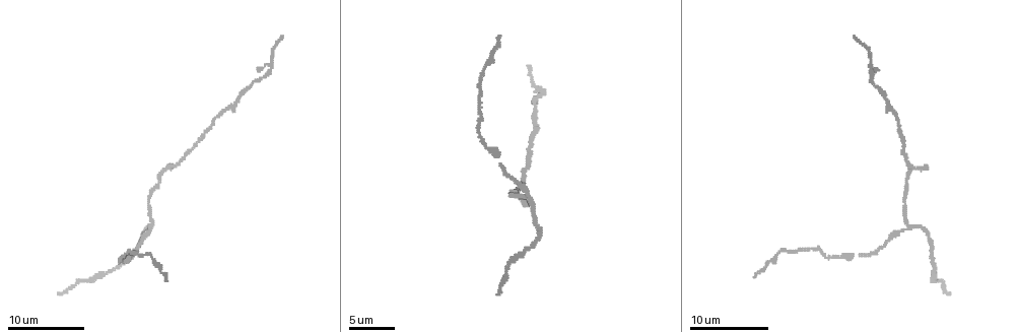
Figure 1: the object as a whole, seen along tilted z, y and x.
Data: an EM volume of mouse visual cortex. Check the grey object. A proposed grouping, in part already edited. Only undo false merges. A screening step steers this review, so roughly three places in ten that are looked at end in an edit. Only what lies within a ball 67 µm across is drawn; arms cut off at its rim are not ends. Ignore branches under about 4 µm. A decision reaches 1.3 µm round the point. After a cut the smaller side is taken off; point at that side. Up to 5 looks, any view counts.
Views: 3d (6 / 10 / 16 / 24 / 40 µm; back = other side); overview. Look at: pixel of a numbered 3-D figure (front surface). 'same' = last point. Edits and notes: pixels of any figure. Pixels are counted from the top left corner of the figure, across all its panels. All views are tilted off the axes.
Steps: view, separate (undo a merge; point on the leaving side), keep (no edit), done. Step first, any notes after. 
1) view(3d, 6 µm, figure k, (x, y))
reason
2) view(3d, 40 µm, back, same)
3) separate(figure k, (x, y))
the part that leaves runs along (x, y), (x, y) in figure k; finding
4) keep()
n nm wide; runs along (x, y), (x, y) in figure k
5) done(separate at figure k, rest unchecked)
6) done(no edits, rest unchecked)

view(3d, 6 µm, figure 1, (910, 227))
three arms meet

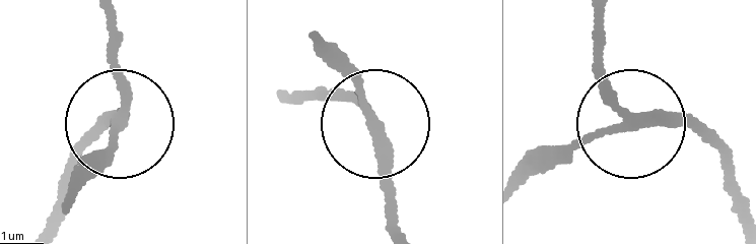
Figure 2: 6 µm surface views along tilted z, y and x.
keep()
3 arms; runs along (104, 14), (121, 112), (87, 136) in figure 2; all the same neuron

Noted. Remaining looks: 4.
view(3d, 10 µm, figure 1, (533, 110))
calibre changes

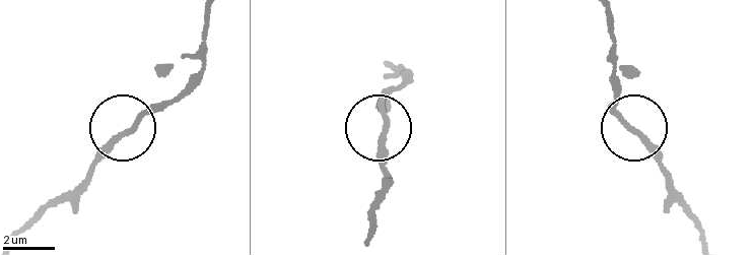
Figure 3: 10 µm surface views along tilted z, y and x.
view(3d, 10 µm, back, figure 3, (122, 135))

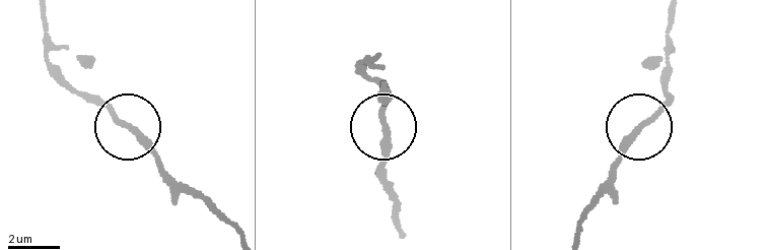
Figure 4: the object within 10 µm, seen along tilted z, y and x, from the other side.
keep()
220 nm wide; one neuron here

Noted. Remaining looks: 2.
view(3d, 10 µm, figure 1, (870, 65))
sudden change in width

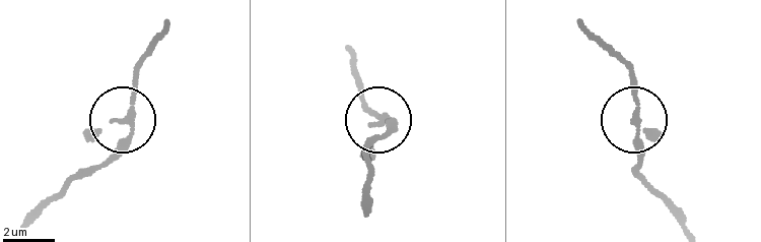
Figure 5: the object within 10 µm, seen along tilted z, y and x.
keep()
3 arms; runs along (365, 200), (368, 153), (389, 122), (364, 109) in figure 5; all the same neuron

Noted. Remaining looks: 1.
done(no edits, rest unchecked)

